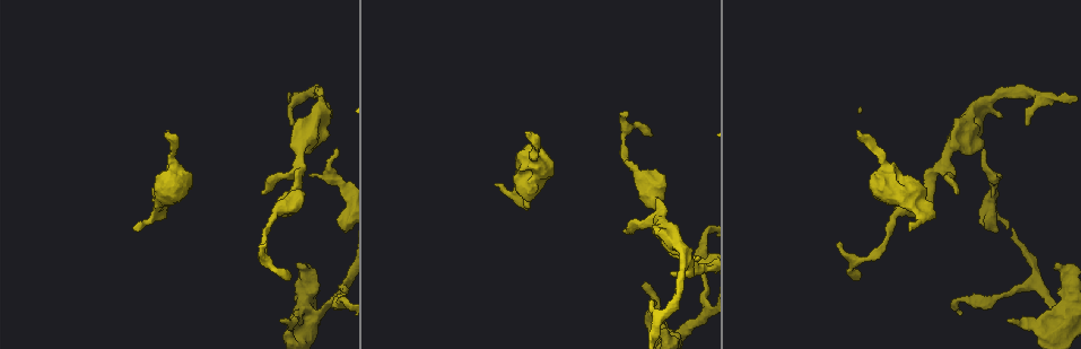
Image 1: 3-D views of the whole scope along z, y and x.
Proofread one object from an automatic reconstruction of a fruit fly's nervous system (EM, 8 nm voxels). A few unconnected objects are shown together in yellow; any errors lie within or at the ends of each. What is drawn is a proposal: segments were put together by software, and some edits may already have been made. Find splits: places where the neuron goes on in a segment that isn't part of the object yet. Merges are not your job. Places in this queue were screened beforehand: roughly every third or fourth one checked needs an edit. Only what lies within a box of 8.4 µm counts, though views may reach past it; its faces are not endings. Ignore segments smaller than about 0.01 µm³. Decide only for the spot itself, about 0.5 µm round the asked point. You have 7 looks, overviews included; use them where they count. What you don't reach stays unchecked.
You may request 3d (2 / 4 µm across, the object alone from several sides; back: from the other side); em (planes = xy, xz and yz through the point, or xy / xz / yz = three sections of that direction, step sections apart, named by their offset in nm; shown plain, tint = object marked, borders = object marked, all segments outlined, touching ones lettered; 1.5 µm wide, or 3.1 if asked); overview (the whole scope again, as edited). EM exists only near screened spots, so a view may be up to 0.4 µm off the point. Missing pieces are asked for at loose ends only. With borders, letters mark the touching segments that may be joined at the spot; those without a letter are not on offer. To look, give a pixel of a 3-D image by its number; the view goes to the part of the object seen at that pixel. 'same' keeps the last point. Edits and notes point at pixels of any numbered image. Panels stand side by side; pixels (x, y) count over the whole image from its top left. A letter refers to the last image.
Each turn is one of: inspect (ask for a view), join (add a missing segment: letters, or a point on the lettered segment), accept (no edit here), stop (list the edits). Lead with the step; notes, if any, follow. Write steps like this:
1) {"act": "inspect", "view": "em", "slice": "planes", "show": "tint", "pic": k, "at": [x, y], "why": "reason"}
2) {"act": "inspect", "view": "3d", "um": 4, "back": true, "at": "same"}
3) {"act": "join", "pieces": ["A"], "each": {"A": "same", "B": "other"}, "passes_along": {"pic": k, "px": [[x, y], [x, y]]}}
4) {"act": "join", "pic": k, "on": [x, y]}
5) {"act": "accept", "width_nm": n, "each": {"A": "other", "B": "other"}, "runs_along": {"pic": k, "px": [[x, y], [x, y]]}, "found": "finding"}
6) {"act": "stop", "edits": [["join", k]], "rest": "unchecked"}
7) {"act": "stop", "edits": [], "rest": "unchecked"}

{"act": "inspect", "view": "em", "slice": "xz", "step": 4, "show": "borders", "pic": 1, "at": [526, 132], "why": "branch stops here"}

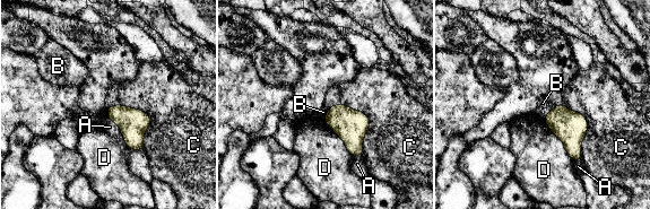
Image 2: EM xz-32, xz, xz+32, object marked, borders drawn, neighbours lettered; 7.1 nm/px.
{"act": "accept", "each": {"A": "other", "B": "other", "C": "other", "D": "other"}, "border": {"pic": 2, "px": [[340, 104], [369, 119], [363, 155]]}, "found": "none of them fits"}

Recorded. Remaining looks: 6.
{"act": "inspect", "view": "em", "slice": "planes", "show": "borders", "pic": 1, "at": [1055, 264], "why": "free end"}

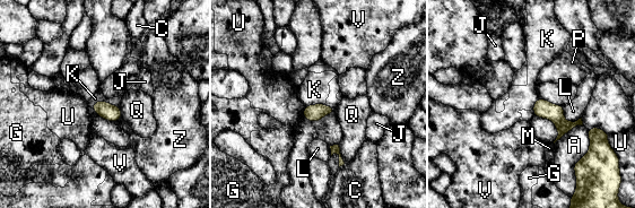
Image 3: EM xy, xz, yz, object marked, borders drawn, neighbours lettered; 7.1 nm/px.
{"act": "accept", "longest_contact_nm": ["A", 340], "each": {"A": "other", "C": "other", "G": "other", "J": "other", "K": "other", "L": "other", "M": "other", "P": "other", "Q": "other", "U": "other", "V": "other", "Z": "other"}, "border": {"pic": 3, "px": [[323, 103], [305, 106]]}, "found": "no lettered segment goes on from it"}

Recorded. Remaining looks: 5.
{"act": "inspect", "view": "3d", "um": 4, "back": true, "pic": 1, "at": [996, 175], "why": "branch stops here"}

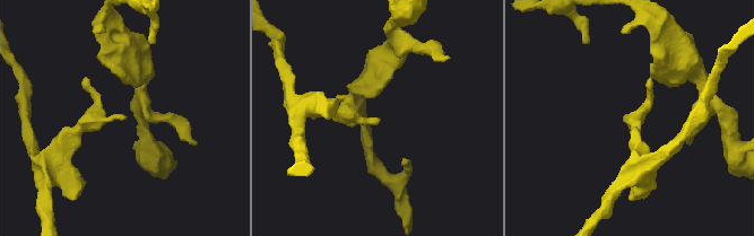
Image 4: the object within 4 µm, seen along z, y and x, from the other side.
{"act": "inspect", "view": "em", "slice": "yz", "step": 4, "show": "borders", "pic": 4, "at": [380, 119], "why": "now the EM"}

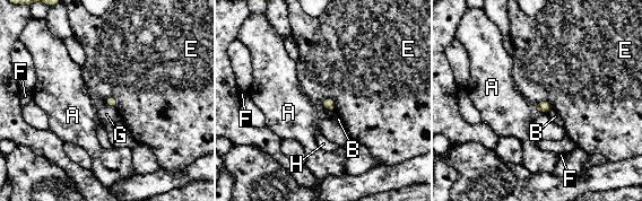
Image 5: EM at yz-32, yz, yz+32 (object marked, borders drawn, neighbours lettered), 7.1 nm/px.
{"act": "inspect", "view": "em", "slice": "xz", "step": 8, "show": "borders", "at": "same", "why": "another direction"}

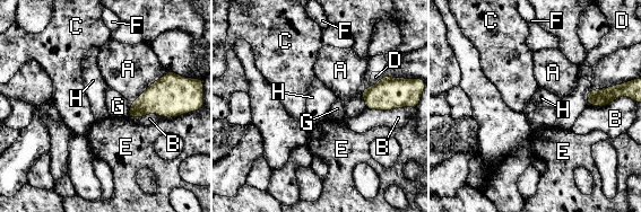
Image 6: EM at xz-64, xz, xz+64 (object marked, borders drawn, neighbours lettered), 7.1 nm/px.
{"act": "accept", "each": {"A": "other", "B": "other", "C": "other", "D": "other", "E": "other", "F": "other", "G": "other", "H": "other"}, "border": {"pic": 6, "px": [[162, 116], [171, 117]]}, "found": "none of them fits"}

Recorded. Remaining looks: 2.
{"act": "stop", "edits": [], "rest": "unchecked"}

